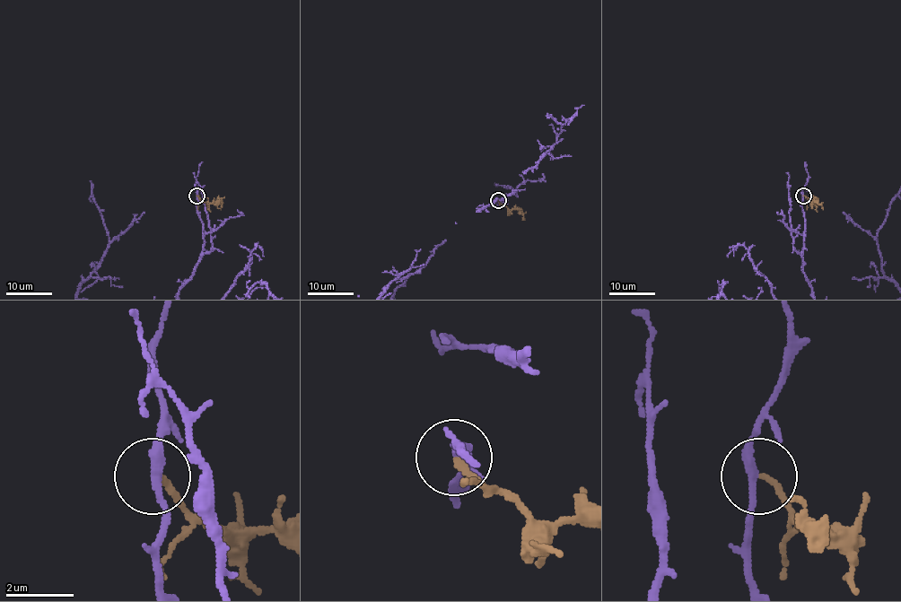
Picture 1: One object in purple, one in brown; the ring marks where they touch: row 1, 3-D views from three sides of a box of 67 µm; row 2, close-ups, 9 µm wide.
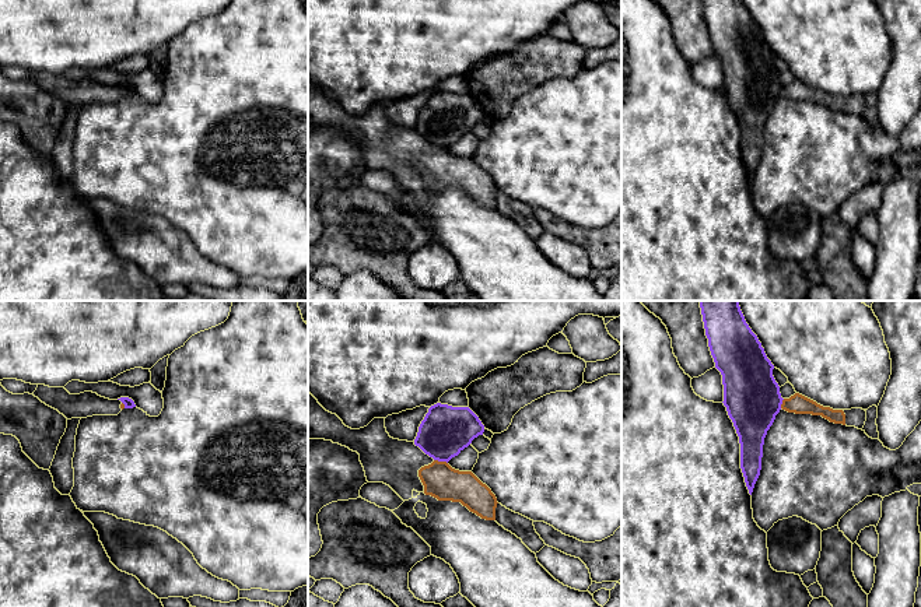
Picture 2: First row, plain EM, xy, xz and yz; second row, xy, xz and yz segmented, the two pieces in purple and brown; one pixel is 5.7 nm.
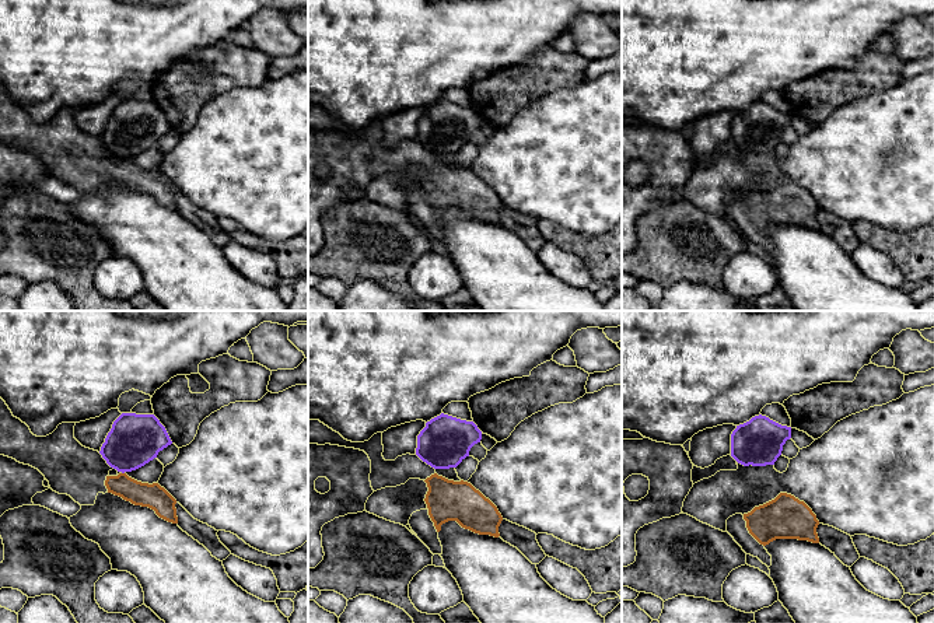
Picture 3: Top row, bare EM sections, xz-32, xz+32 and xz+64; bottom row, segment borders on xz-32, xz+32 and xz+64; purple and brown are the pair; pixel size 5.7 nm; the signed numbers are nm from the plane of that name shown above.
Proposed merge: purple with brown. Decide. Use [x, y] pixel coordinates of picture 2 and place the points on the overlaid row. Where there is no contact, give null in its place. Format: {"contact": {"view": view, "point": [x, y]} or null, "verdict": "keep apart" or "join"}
{"contact": {"view": "xz", "point": [441, 460]}, "verdict": "keep apart"}

